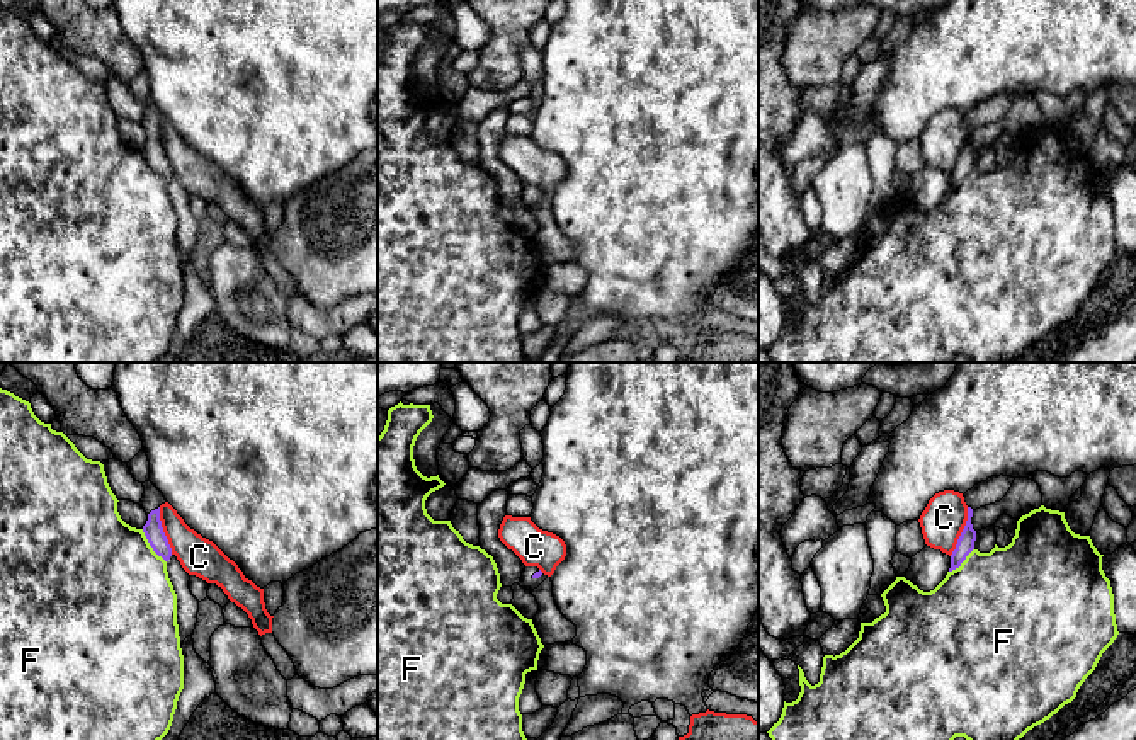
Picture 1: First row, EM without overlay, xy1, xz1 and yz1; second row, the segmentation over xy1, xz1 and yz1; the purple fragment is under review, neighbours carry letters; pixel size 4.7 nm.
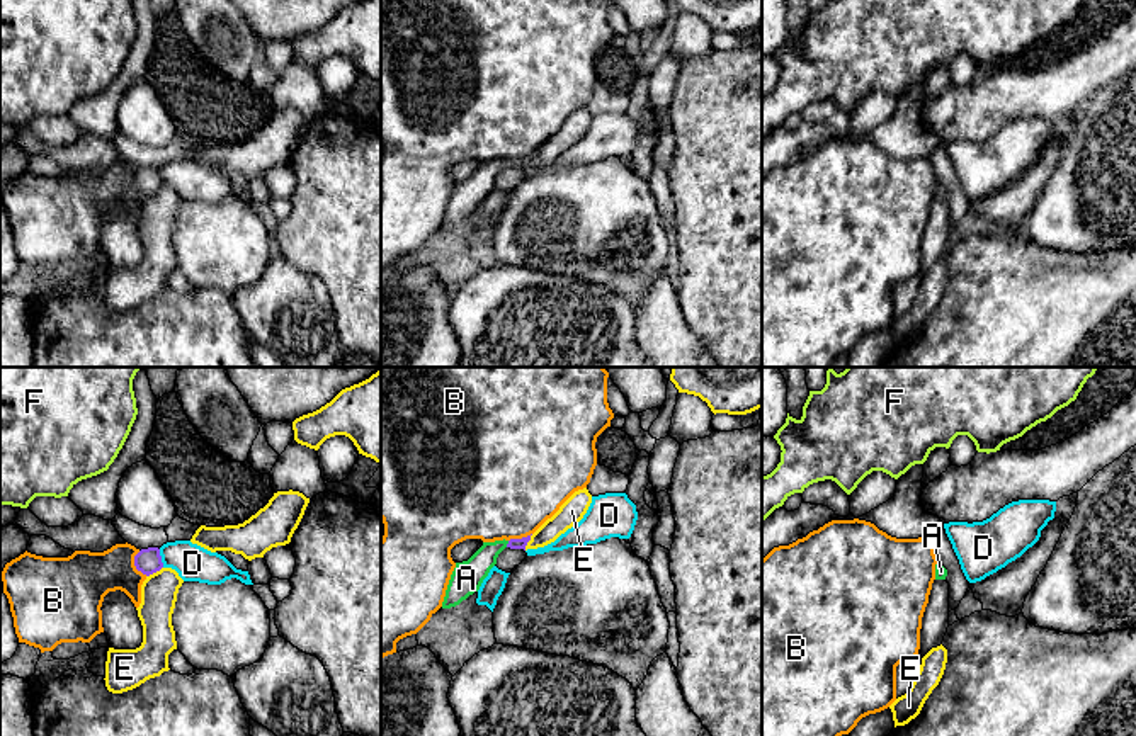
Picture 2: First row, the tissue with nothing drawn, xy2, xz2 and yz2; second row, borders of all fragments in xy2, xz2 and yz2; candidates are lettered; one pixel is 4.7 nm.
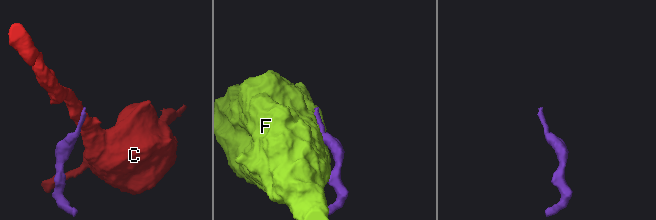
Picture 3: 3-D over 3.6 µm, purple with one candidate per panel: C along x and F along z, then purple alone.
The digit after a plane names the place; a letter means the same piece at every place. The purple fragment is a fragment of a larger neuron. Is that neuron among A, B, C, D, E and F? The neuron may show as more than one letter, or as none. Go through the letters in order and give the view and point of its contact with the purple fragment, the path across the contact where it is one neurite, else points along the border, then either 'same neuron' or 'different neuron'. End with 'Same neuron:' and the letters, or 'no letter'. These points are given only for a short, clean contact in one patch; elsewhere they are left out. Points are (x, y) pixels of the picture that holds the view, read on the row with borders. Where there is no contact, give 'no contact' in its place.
A: xz2 (507, 544) | across xz2 (514, 543), (507, 544), (466, 578) | same neuron
B: xy2 (135, 565) | along xy2 (138, 551), (135, 566), (147, 575) | different neuron
C: yz1 (963, 531) | along yz1 (968, 507), (965, 528), (956, 548), (949, 555) | different neuron
D: xy2 (160, 558) | along xy2 (159, 549), (164, 566) | different neuron
E: xy2 (153, 571) | along xy2 (162, 566), (147, 577) | different neuron
F: xy1 (150, 545) | different neuron
Same neuron: A

